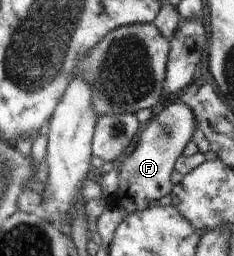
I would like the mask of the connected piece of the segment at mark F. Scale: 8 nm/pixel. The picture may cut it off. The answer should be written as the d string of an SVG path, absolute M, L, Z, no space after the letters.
M173 103L147 121L148 126L138 137L136 148L128 156L118 173L118 188L112 196L105 196L104 200L110 208L118 208L124 217L136 211L150 208L156 200L167 201L172 191L170 174L174 172L175 164L197 127L193 110L184 103Z

